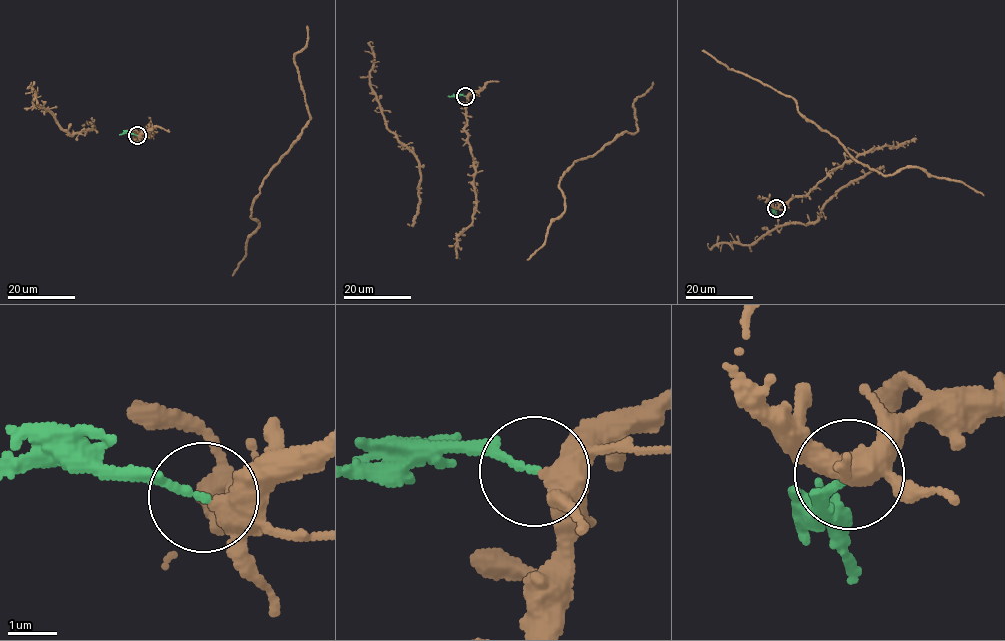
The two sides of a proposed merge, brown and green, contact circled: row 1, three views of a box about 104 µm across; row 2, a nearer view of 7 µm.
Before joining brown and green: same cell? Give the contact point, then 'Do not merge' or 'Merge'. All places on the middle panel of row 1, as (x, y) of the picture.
Place: (465, 96). Do not merge

